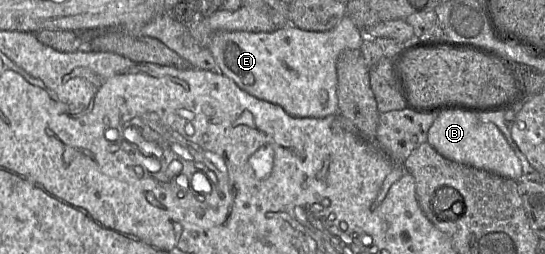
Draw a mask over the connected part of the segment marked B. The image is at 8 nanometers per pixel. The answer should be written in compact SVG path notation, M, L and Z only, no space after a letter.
M457 110L437 114L428 131L428 143L442 156L454 162L520 181L525 178L522 164L499 128L481 120L479 113Z

